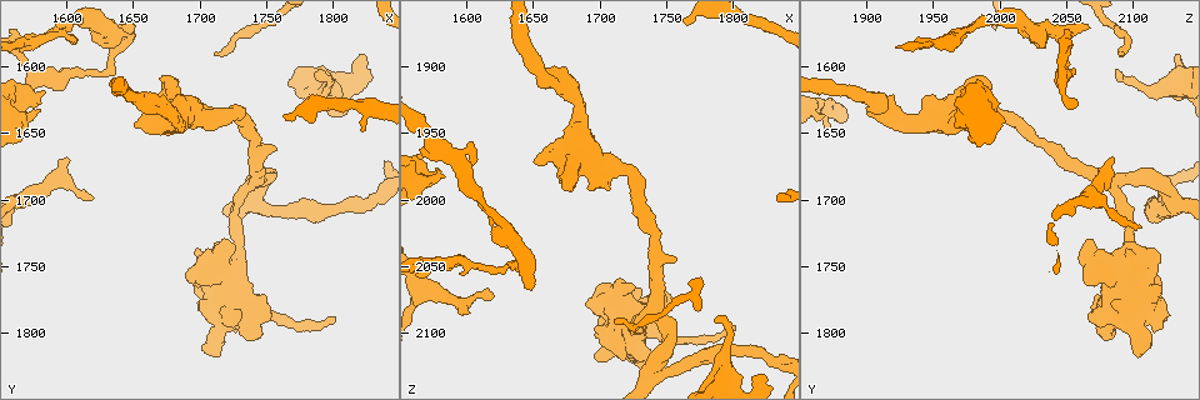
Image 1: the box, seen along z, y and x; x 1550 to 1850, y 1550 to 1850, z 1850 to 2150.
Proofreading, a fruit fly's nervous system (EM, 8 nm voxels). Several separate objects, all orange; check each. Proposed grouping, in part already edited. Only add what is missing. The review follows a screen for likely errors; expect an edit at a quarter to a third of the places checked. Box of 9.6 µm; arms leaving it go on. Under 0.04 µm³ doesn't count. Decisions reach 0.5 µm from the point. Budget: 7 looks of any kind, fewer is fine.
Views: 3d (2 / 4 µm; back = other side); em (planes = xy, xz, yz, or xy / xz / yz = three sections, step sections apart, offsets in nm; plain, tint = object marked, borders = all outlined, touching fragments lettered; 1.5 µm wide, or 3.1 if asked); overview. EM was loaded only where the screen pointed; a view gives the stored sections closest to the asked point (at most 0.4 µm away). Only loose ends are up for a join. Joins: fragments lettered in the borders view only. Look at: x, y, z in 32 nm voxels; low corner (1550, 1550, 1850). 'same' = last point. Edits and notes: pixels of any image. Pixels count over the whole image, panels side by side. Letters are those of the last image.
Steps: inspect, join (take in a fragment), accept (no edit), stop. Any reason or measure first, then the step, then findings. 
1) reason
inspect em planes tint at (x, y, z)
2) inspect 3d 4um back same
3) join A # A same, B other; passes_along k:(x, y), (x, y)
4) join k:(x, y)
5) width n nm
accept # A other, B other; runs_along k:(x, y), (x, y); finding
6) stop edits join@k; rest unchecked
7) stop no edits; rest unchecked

branch stops here
inspect 3d 2um at (1822, 1590, 2136)

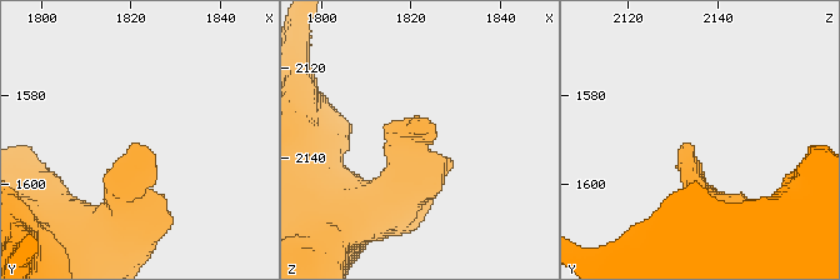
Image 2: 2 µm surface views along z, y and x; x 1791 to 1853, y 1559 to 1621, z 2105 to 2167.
shape alone is not enough
inspect em planes borders at (1822, 1591, 2134)

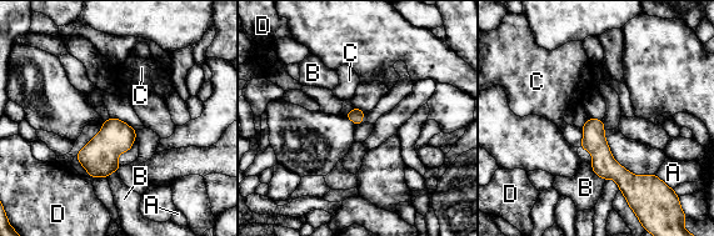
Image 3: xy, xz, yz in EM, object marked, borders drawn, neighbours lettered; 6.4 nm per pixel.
accept # A other, B other, C other, D other; border 3:(582, 129), (582, 144), (579, 146); no lettered fragment goes on from it

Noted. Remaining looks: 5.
an open end
inspect em xz step 4 tint at (1800, 1790, 2094)

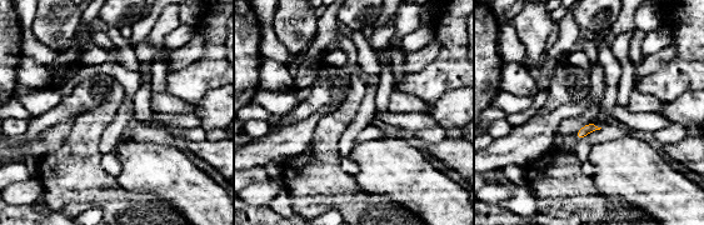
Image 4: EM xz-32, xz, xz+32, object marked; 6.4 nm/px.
inspect em planes borders same

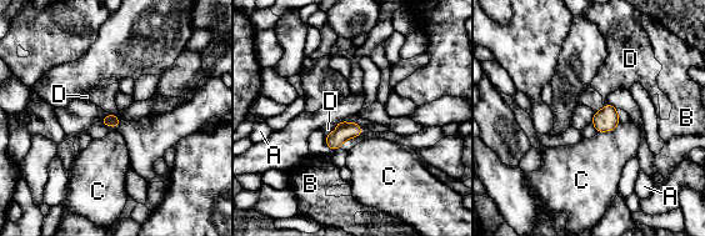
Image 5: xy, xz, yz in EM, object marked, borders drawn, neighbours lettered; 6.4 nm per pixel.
longest_contact C 160 nm
accept # A other, B other, C other, D other; border 5:(619, 121), (611, 130), (598, 132); no lettered fragment goes on from it

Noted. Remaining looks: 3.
inspect em xy step 4 borders at (1600, 1668, 2086)

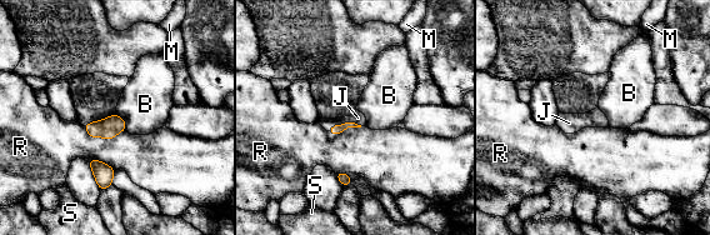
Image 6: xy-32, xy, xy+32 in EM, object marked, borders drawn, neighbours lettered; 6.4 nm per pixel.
another direction
inspect em planes borders same

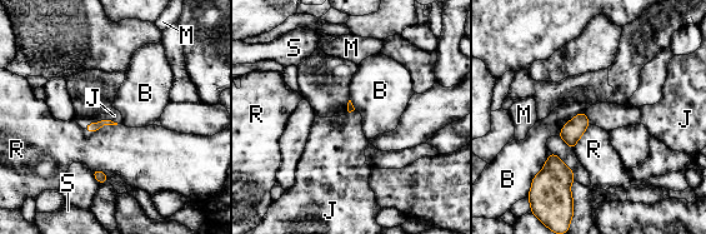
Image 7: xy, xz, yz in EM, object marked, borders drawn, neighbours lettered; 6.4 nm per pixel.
join J # B other, J same, M other, R other, S other; passes_along 7:(93, 127), (101, 120), (114, 115); it goes on there

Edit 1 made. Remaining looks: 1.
stop edits join@7; rest unchecked

